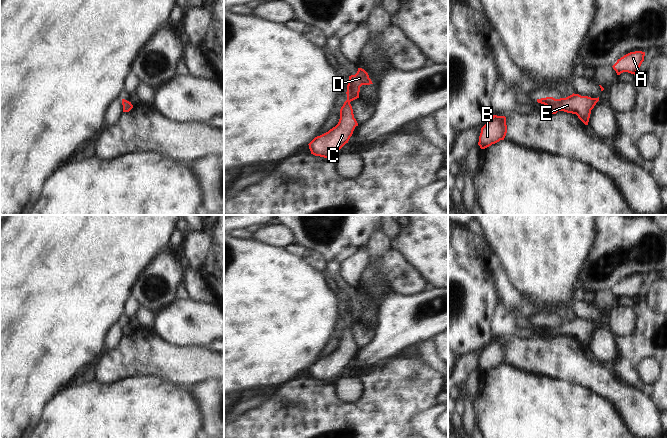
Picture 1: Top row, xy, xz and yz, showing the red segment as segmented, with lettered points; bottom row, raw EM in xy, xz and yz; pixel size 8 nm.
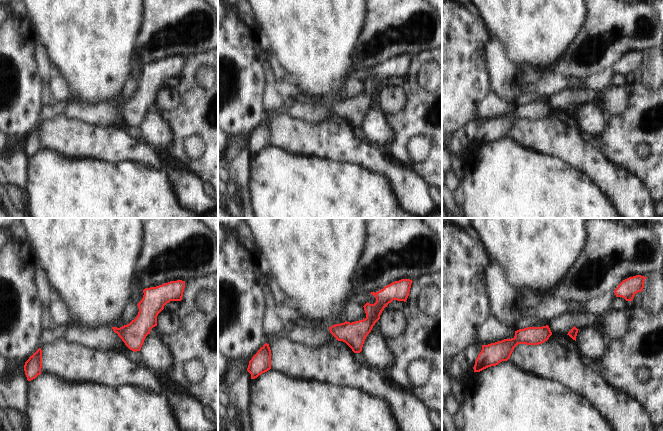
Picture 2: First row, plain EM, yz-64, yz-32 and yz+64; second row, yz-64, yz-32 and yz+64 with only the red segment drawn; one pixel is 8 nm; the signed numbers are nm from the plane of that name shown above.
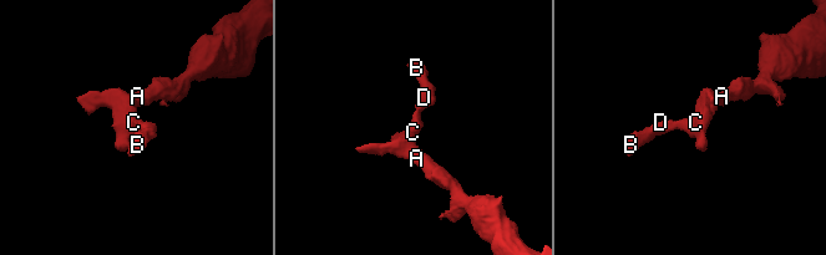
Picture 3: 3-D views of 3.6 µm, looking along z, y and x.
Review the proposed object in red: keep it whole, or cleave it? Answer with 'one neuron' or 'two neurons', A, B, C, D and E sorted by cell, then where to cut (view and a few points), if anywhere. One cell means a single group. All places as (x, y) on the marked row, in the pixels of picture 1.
one neuron; groups A B C D E; cut none

